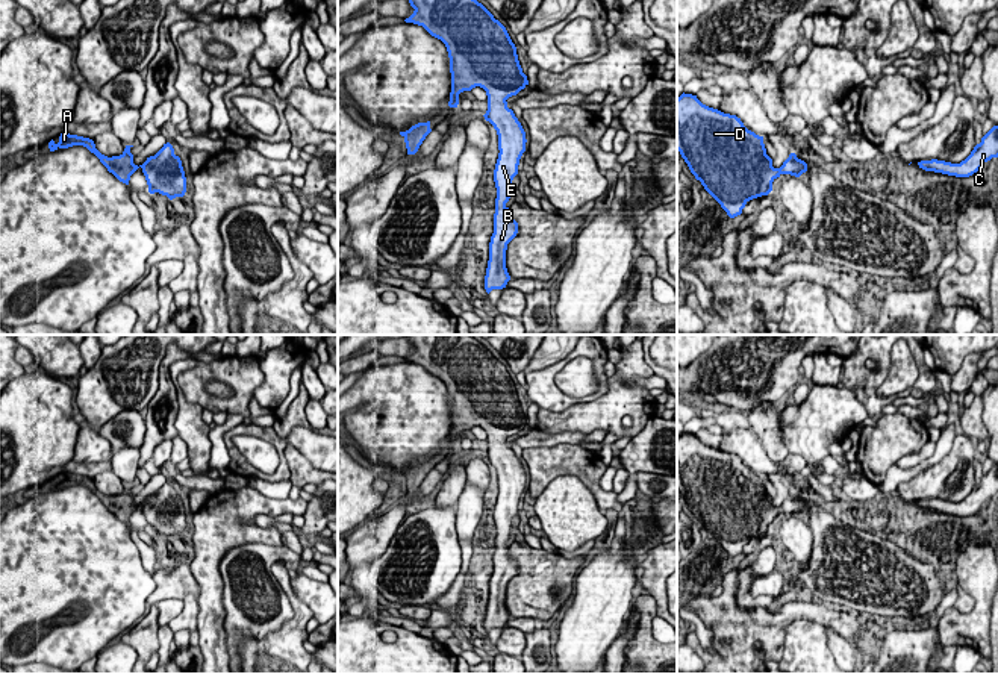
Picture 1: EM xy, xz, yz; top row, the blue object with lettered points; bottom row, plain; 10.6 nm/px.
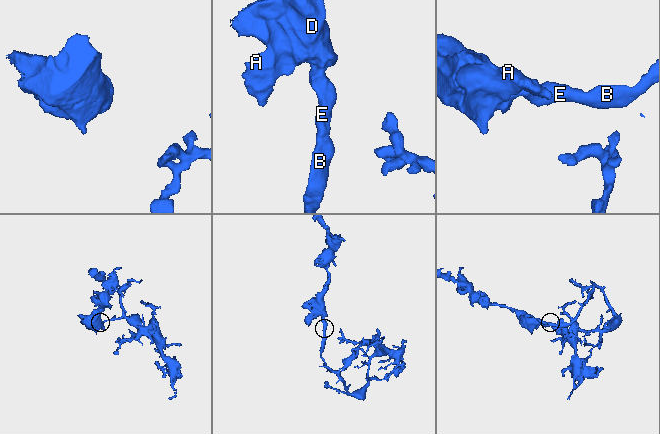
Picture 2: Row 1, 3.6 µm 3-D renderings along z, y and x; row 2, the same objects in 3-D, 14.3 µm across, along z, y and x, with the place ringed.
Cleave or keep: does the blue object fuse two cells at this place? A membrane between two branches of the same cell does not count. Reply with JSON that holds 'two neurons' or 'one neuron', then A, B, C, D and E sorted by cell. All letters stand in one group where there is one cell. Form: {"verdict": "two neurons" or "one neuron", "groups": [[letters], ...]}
{"verdict": "one neuron", "groups": [["A", "B", "C", "D", "E"]]}

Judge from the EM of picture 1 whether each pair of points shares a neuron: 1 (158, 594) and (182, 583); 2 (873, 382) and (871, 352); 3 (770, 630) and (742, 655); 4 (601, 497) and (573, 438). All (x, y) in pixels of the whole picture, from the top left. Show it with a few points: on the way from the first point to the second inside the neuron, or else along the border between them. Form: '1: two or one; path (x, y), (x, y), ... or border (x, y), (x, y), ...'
1: one; path (164, 589), (170, 583), (176, 583)
2: one; path (879, 374), (882, 371), (879, 359)
3: one; path (760, 630), (744, 645)
4: two; border (541, 446), (577, 444), (597, 455)

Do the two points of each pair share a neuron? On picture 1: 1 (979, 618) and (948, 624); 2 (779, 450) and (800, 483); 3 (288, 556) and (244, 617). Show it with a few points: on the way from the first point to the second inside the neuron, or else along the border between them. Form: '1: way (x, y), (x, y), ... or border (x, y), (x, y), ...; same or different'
1: way (971, 624), (956, 624); same
2: way (779, 459), (779, 465), (791, 477); same
3: way (270, 559), (252, 577), (252, 599); same

